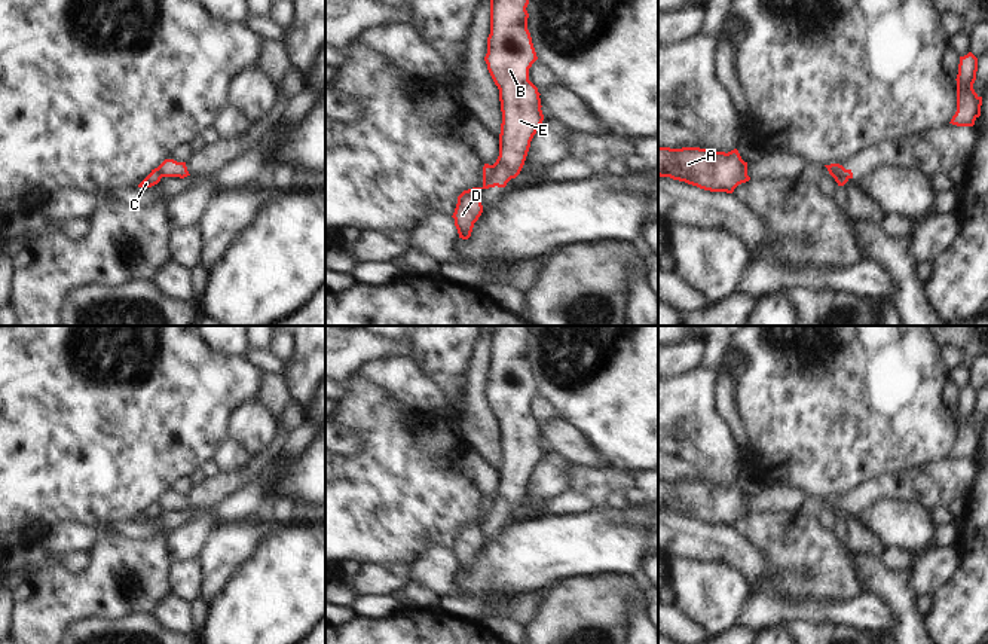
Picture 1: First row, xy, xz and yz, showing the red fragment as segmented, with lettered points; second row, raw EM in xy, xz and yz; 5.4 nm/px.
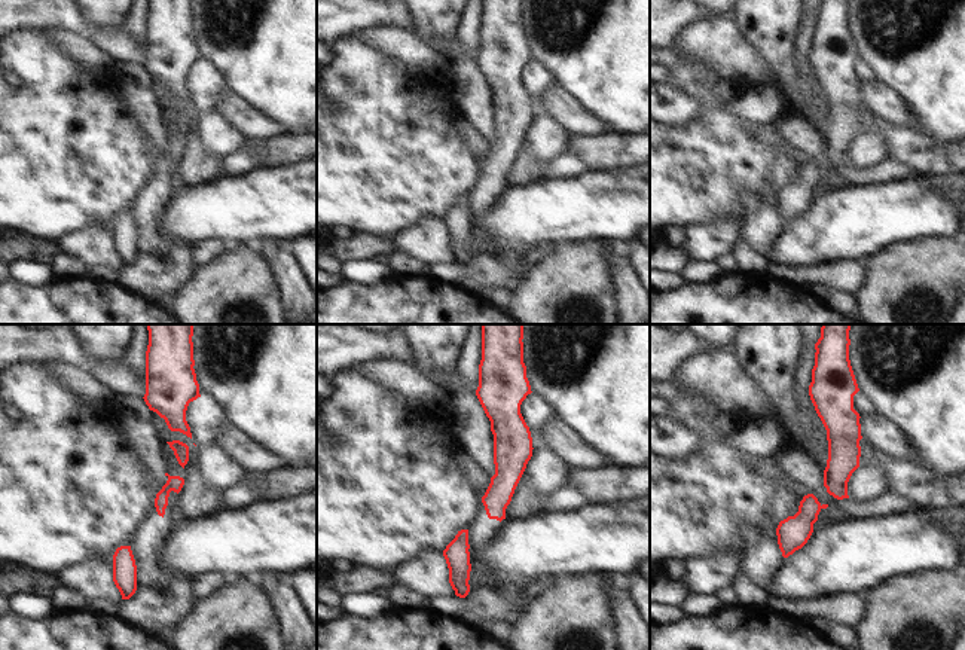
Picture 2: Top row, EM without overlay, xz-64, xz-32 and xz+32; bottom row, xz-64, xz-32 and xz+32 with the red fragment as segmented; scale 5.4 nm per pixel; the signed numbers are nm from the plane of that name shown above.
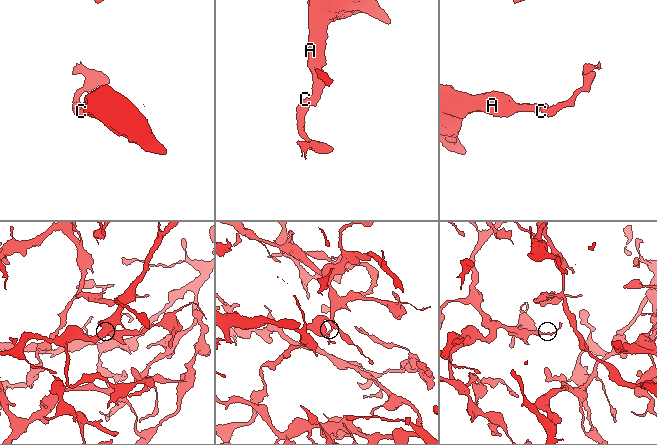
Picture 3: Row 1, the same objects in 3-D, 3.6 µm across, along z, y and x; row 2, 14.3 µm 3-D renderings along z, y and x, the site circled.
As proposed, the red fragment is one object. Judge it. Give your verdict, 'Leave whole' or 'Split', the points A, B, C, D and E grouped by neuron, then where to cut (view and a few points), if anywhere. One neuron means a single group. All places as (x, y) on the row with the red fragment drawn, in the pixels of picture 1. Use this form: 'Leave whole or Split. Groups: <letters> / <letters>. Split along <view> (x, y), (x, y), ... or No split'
Split. Groups: A B E / C D. Split along xz (492, 165), (496, 185).

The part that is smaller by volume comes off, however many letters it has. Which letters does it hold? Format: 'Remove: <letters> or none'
Remove: C, D

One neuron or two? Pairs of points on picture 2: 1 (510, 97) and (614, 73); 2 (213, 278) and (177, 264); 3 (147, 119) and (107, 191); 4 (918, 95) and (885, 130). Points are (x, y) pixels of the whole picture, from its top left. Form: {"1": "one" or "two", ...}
{"1": "two", "2": "two", "3": "two", "4": "two"}

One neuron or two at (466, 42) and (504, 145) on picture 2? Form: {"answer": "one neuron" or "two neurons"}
{"answer": "two neurons"}

